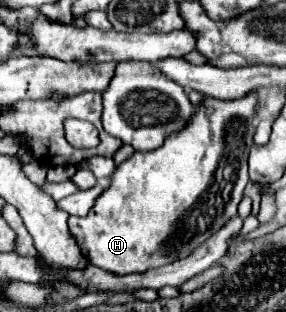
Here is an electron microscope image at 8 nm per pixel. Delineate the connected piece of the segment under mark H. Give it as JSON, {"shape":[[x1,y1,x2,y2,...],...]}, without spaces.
{"shape":[[254,94,228,102,206,98,182,132,168,136,154,152,136,152,132,158,122,162,112,174,112,184,102,192,102,196,98,196,90,214,84,218,68,218,70,236,76,240,88,262,118,274,148,272,150,268,188,256,200,242,218,232,226,220,236,216,238,202,244,194,244,186,248,184,248,152,254,144,254,108]]}

